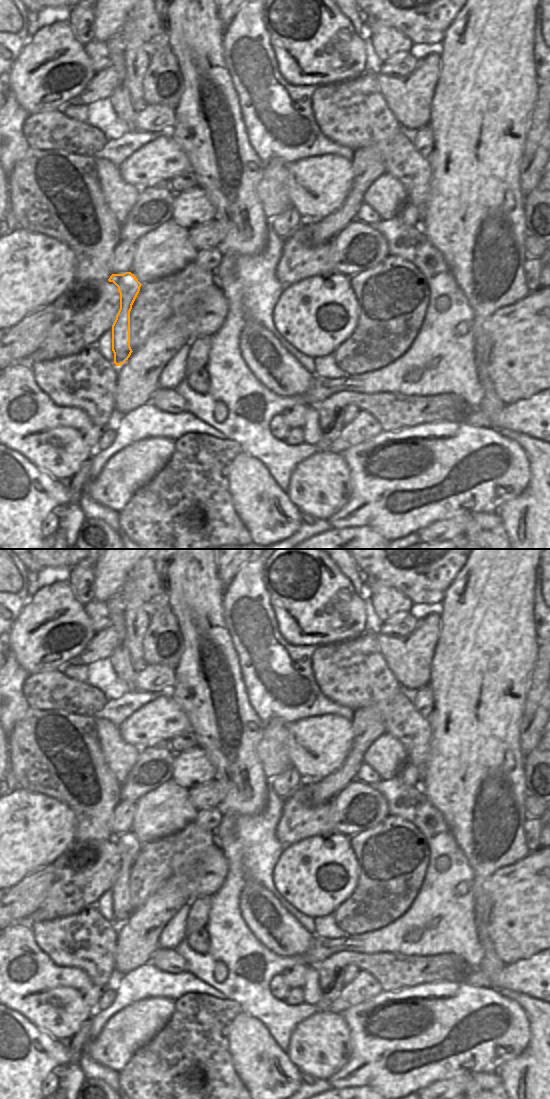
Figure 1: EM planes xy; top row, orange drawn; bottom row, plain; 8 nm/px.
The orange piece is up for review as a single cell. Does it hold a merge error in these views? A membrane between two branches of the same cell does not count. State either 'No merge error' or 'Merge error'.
No merge error

